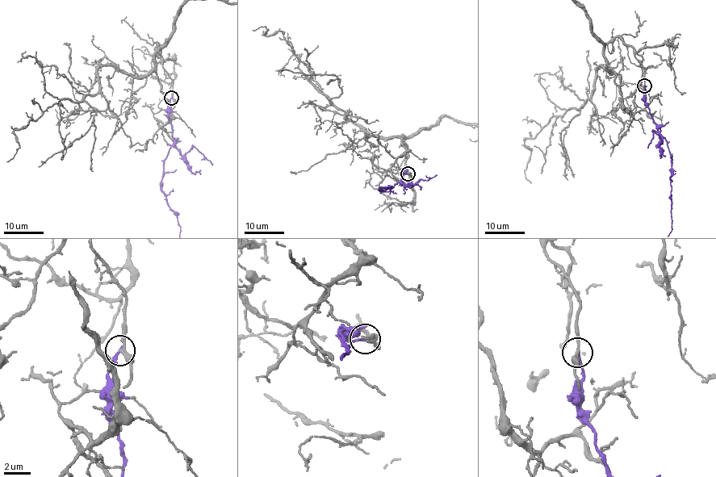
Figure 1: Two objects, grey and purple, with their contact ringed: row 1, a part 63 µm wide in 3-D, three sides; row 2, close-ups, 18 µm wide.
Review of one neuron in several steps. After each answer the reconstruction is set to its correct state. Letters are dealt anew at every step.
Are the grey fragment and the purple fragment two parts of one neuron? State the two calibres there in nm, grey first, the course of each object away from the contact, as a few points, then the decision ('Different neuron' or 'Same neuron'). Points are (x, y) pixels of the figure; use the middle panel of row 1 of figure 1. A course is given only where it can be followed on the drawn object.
Thickness 280 nm (grey) against 200 nm. Course of grey: (407, 174), (404, 138), (366, 133), (311, 81), (281, 31), (252, 30). Different neuron

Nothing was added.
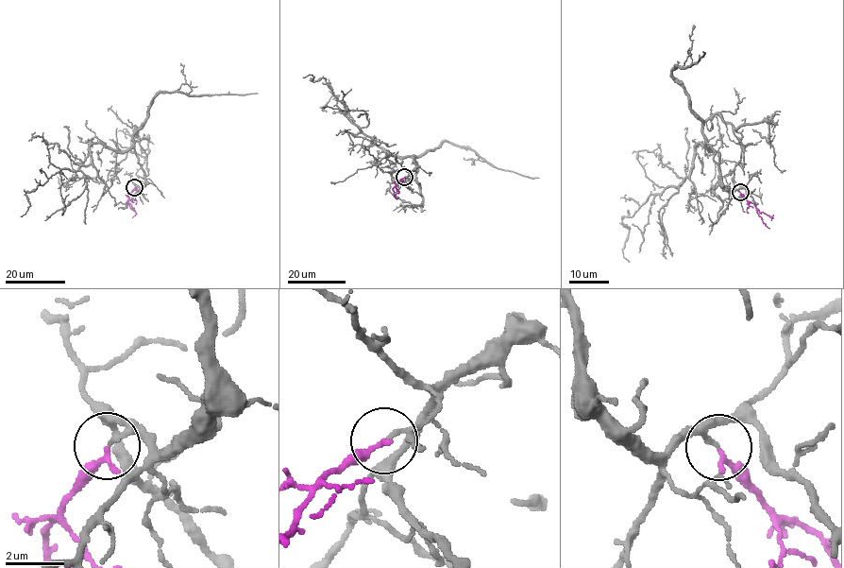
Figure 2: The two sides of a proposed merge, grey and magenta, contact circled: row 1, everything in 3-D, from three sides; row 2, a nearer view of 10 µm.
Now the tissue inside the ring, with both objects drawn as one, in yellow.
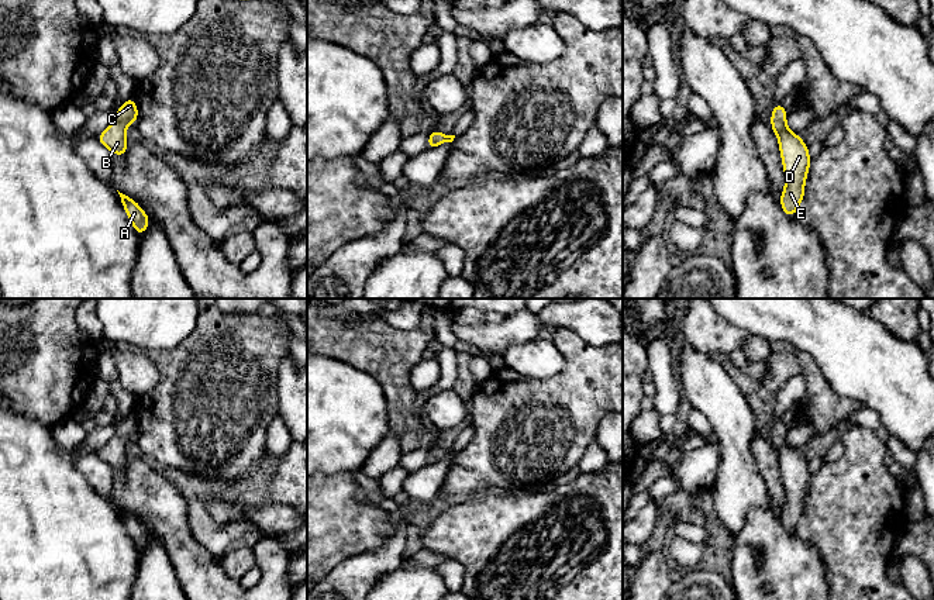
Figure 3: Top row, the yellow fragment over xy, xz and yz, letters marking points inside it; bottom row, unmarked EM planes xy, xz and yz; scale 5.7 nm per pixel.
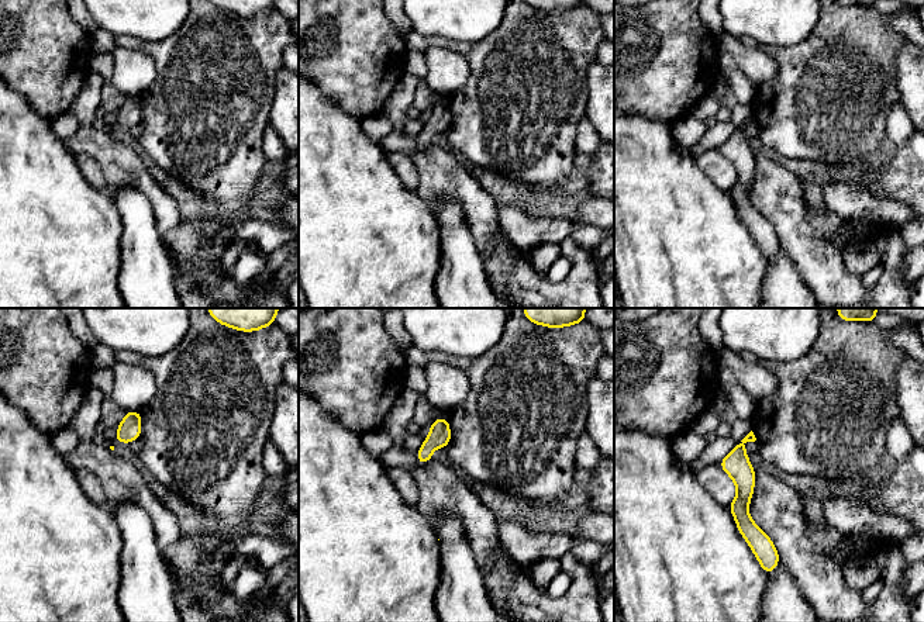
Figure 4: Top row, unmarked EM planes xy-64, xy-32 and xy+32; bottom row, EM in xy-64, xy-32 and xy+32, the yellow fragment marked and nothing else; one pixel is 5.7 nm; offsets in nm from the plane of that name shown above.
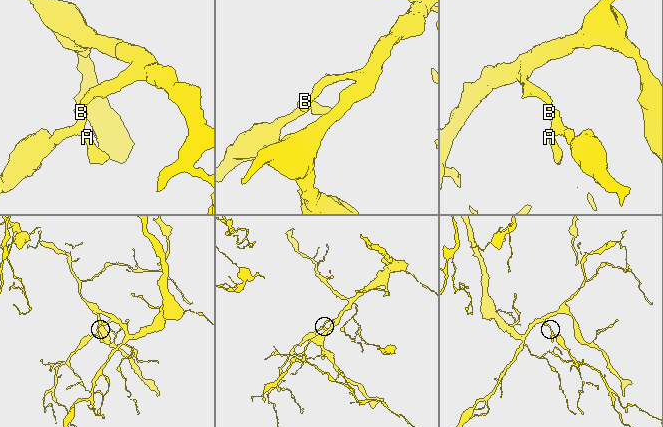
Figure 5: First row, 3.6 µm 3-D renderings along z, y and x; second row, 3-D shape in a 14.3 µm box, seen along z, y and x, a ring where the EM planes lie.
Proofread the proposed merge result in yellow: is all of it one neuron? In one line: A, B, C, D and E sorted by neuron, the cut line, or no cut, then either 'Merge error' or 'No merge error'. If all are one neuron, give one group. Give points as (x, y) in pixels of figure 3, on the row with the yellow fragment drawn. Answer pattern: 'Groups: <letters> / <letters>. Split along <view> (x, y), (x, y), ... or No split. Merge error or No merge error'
Groups: A B C D E. No split. No merge error

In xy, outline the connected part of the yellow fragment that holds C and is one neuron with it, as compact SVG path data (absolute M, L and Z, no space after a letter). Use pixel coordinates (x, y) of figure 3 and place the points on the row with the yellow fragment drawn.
M130 97L116 111L113 123L97 137L97 141L110 149L111 154L124 156L128 138L125 130L131 123L138 121L138 108L134 97Z

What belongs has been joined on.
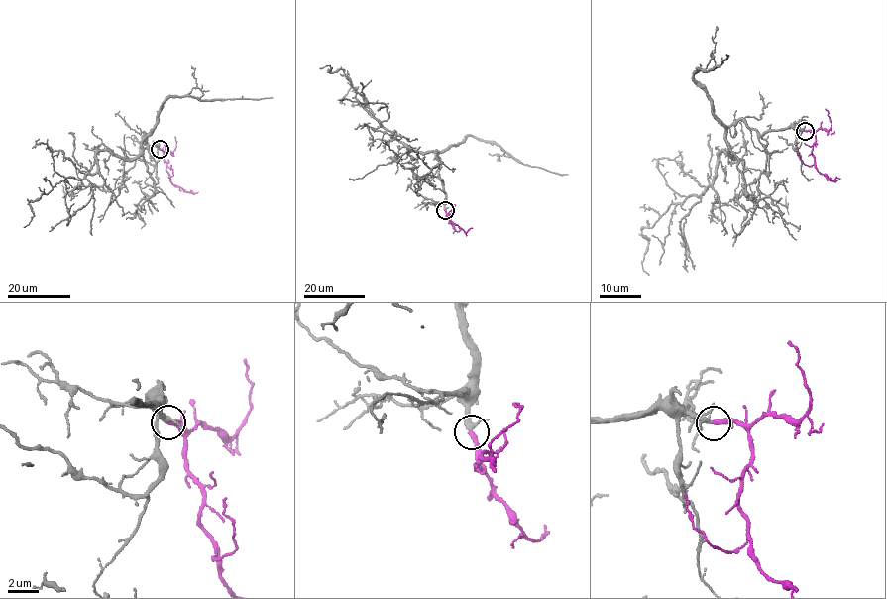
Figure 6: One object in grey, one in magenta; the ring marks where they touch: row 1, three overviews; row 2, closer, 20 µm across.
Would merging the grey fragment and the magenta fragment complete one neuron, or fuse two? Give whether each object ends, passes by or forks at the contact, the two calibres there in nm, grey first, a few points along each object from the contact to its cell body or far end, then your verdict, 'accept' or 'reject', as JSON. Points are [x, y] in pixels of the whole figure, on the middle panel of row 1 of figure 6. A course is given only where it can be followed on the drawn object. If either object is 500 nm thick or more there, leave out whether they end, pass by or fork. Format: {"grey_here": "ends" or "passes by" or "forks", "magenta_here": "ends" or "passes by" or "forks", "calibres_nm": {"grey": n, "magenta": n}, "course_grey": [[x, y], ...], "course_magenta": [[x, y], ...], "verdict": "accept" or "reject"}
{"grey_here": "passes by", "magenta_here": "ends", "calibres_nm": {"grey": 260, "magenta": 320}, "course_grey": [[445, 209], [438, 153], [408, 149], [366, 109], [365, 100], [342, 69], [329, 72], [329, 65], [319, 68]], "course_magenta": [[445, 210], [445, 217], [448, 214], [466, 232], [472, 228]], "verdict": "accept"}

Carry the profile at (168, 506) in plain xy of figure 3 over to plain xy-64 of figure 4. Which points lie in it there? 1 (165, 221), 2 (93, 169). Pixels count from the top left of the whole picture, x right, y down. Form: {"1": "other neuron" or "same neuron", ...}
{"1": "same neuron", "2": "other neuron"}

